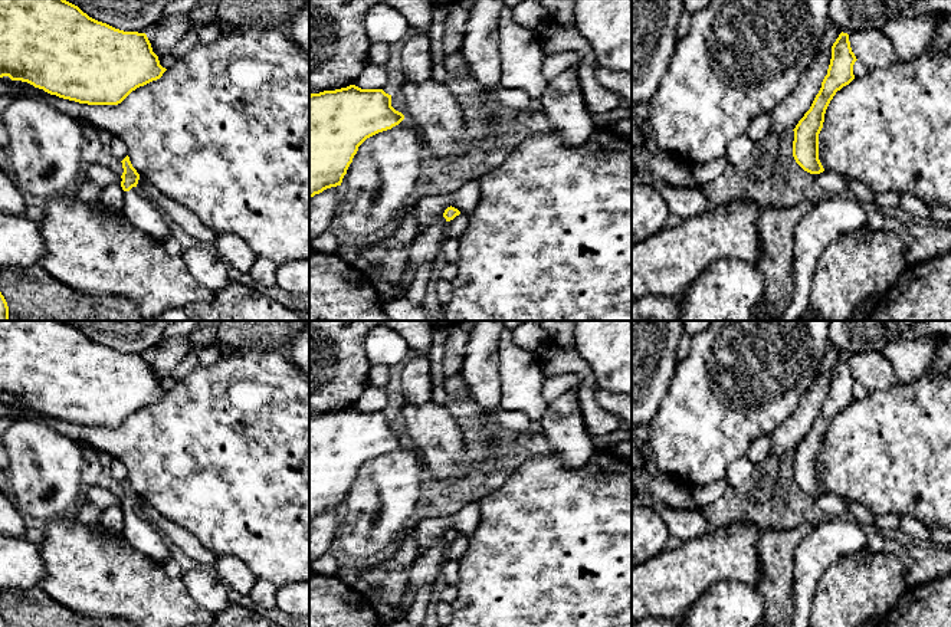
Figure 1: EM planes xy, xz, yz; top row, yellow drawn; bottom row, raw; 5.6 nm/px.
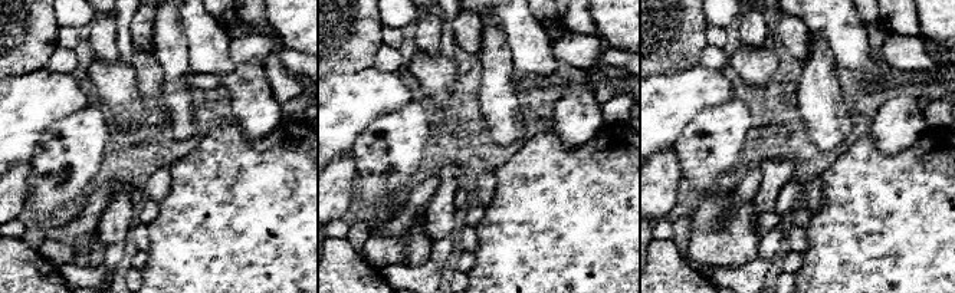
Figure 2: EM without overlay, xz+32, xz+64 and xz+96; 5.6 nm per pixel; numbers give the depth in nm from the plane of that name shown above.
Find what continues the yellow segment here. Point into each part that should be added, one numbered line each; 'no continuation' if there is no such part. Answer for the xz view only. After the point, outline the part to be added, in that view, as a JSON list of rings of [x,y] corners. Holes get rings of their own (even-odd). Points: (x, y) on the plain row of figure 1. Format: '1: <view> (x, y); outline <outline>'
no continuation

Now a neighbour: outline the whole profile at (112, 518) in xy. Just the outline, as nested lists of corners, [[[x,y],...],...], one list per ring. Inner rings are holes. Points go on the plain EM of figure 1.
[[[111,506],[101,513],[101,525],[114,532],[122,534],[124,531],[124,512],[121,506]]]

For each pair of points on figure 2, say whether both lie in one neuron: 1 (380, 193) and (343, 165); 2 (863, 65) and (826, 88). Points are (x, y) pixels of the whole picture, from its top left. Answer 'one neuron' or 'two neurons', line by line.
1: two neurons
2: two neurons

